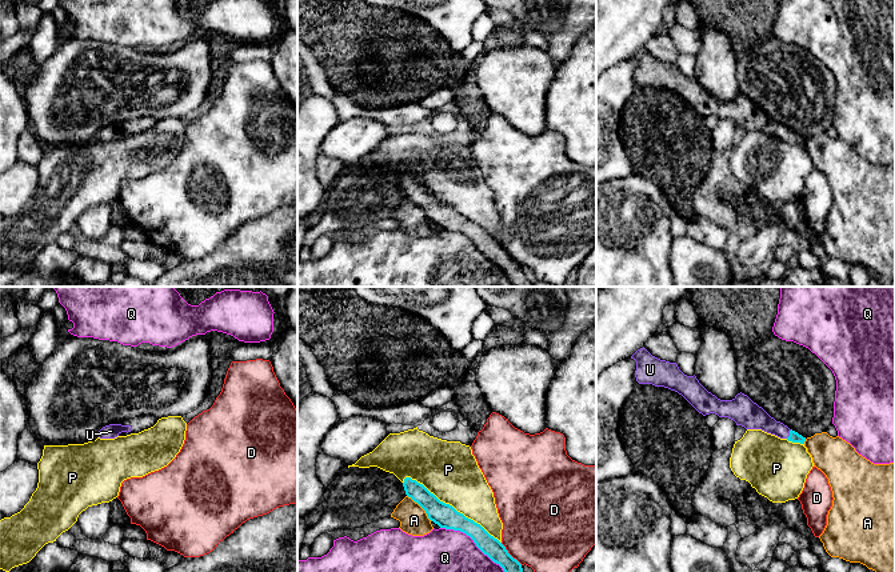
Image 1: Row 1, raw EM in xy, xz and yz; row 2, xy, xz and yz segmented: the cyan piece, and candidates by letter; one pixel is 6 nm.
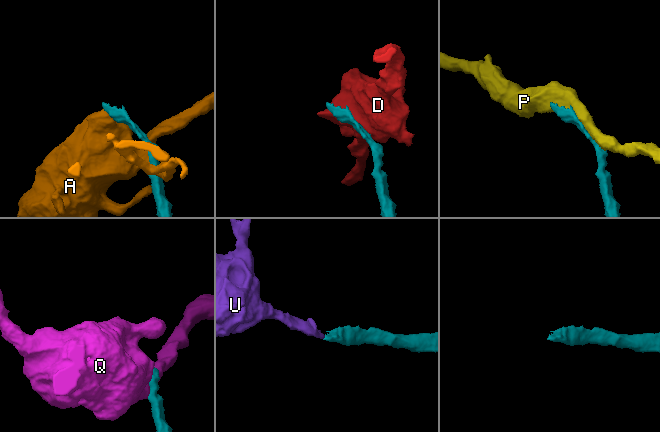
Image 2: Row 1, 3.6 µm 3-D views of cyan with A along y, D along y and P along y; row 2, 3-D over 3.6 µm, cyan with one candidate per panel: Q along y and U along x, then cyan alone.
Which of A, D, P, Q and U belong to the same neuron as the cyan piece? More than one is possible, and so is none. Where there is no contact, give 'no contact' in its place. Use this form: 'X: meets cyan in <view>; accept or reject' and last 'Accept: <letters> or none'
A: meets cyan in xz; reject
D: meets cyan in xz; reject
P: meets cyan in xz; reject
Q: meets cyan in xz; reject
U: meets cyan in yz; accept
Accept: U

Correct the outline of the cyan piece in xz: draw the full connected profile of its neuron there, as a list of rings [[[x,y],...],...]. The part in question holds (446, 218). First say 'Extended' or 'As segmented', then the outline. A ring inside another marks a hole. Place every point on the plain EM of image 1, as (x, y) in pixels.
As segmented. [[[405,179],[405,196],[417,204],[428,220],[440,229],[460,232],[470,237],[476,248],[494,264],[499,265],[515,287],[535,287],[523,273],[522,265],[514,260],[506,248],[491,237],[480,225],[458,213],[452,207],[440,203],[423,185]]]

